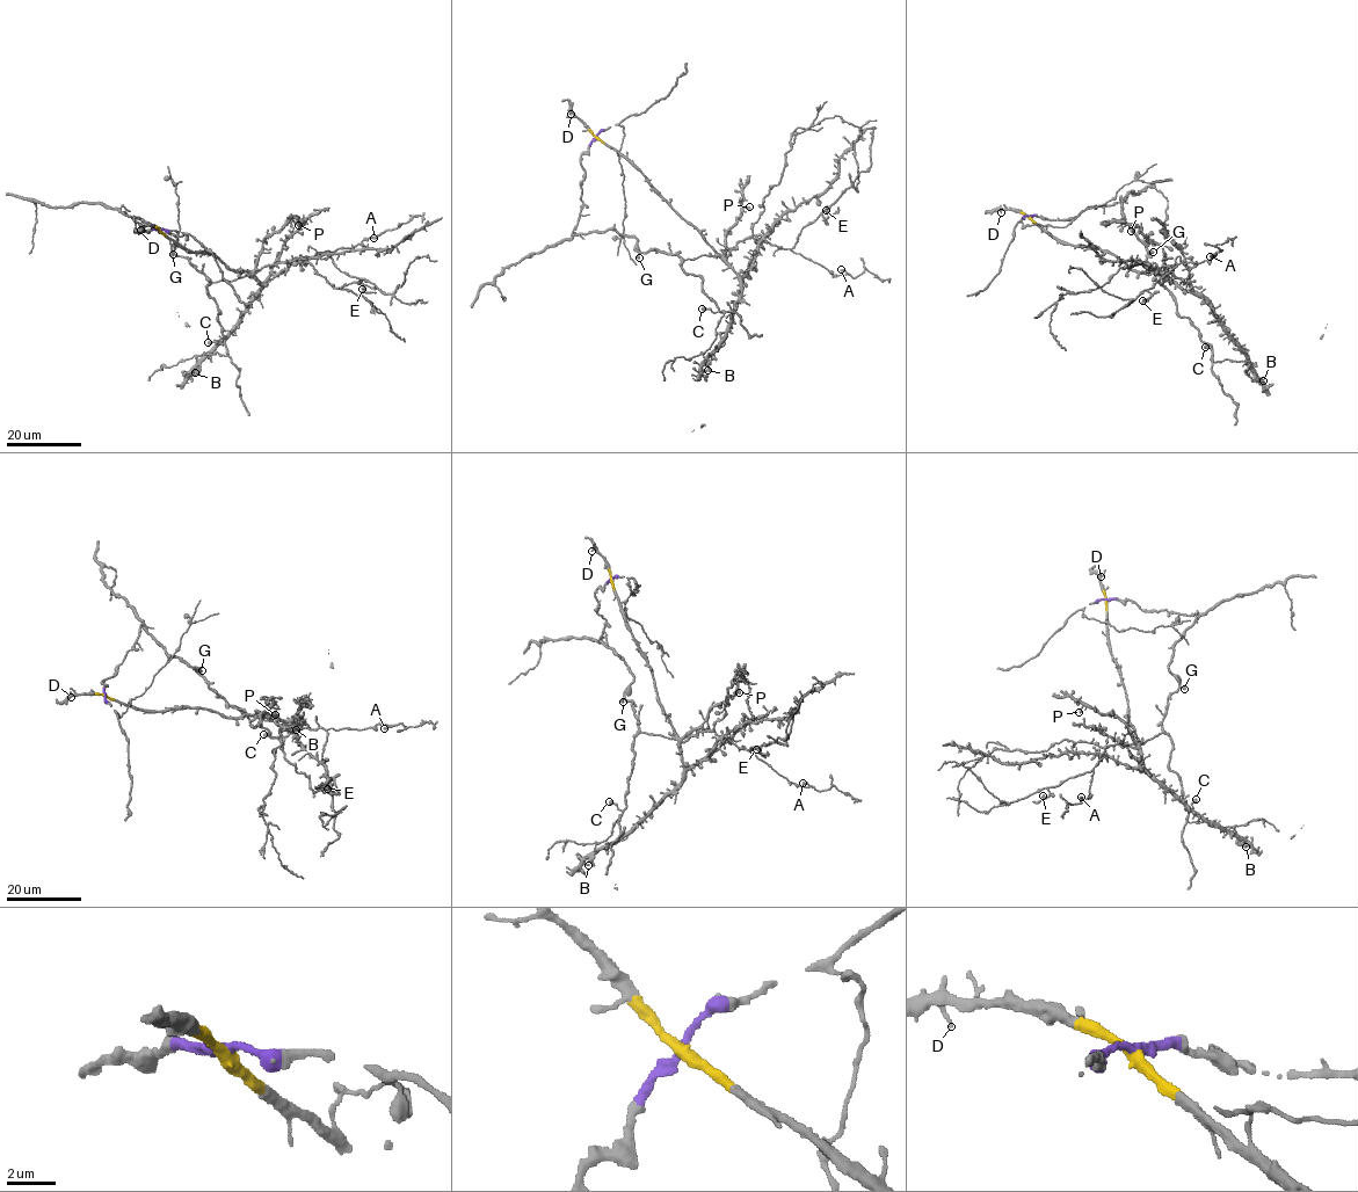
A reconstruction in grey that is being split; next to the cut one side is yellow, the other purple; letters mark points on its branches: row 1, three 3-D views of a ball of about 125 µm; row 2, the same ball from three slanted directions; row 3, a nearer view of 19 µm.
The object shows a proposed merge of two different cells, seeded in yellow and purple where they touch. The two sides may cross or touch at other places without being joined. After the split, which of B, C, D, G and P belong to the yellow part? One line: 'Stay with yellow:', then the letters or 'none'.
Stay with yellow: B, D, P

